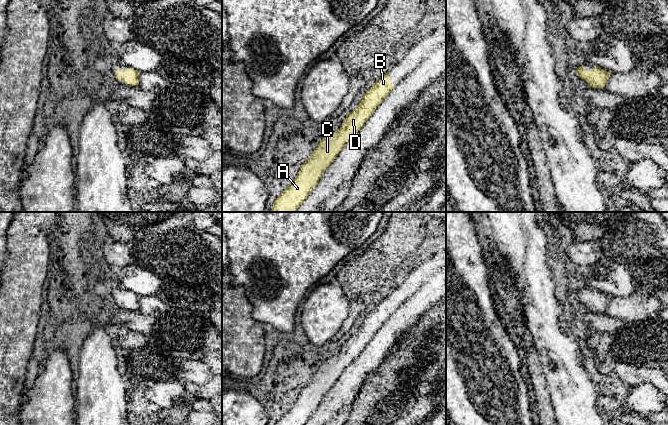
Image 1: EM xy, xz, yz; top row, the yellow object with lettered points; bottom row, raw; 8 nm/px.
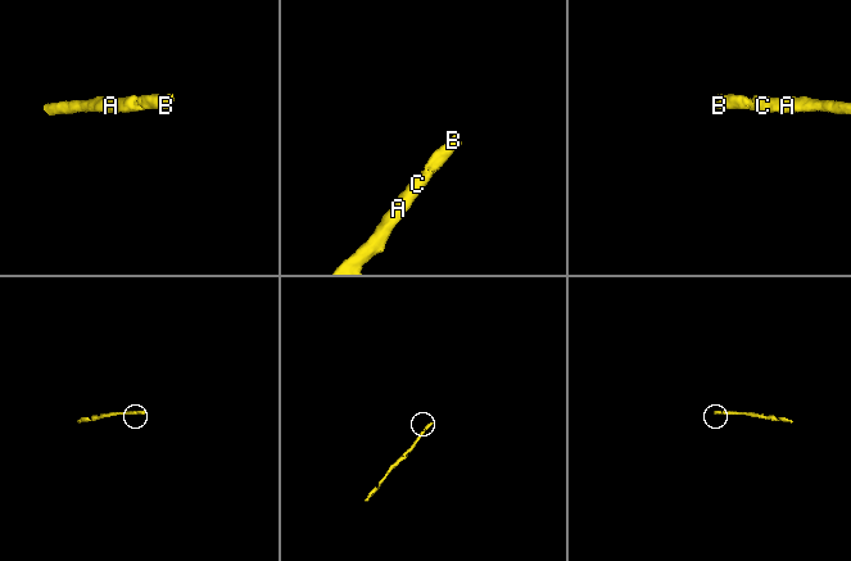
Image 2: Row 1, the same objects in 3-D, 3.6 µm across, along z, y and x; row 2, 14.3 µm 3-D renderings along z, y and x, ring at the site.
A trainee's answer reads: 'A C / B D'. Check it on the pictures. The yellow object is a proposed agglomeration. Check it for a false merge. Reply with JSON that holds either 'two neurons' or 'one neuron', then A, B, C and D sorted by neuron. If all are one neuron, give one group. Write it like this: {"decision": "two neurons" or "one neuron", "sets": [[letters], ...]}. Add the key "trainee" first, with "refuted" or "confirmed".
{"trainee": "refuted", "decision": "one neuron", "sets": [["A", "B", "C", "D"]]}

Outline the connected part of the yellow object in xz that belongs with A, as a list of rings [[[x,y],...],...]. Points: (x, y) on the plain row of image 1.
[[[387,296],[364,318],[358,330],[346,339],[334,359],[320,364],[310,382],[301,389],[296,402],[275,425],[305,425],[346,367],[363,351],[393,313]]]

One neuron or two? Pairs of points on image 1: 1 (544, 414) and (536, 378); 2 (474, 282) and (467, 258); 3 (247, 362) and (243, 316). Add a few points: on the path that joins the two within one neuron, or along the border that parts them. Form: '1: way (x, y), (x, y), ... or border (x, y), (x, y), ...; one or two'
1: way (544, 405), (538, 387); one
2: way (468, 276), (467, 264); one
3: way (243, 351), (243, 327); one

